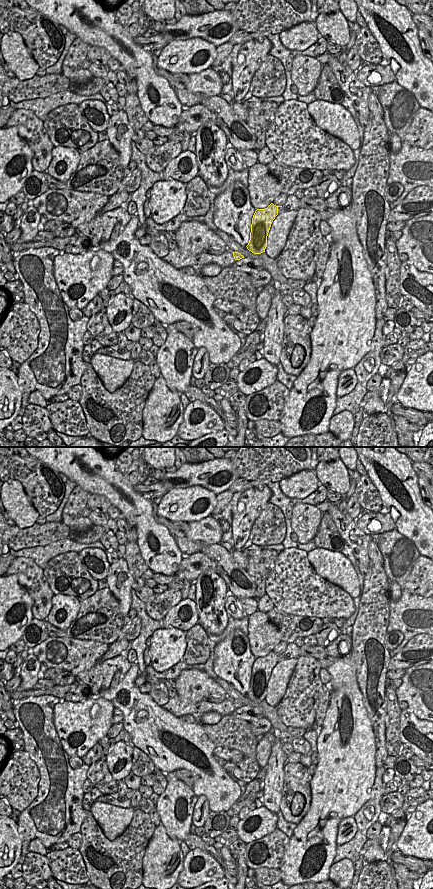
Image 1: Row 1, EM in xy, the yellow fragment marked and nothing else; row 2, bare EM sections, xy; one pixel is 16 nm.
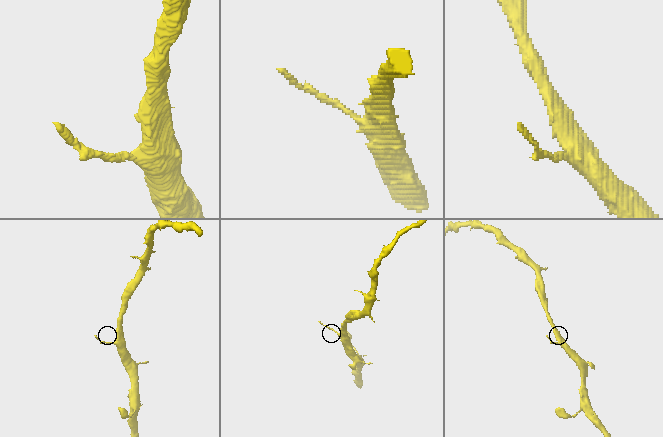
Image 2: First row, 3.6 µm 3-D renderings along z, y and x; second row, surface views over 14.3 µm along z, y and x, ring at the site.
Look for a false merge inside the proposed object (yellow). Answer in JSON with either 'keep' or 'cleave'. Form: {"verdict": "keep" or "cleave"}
{"verdict": "keep"}

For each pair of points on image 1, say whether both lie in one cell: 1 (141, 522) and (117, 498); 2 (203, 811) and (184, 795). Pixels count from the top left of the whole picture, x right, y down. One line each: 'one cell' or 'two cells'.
1: one cell
2: two cells

